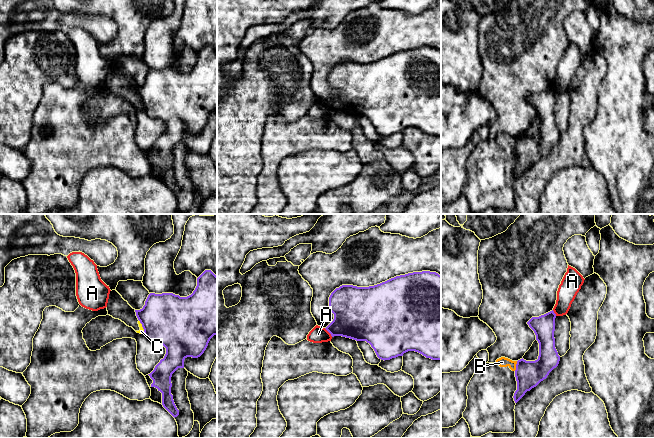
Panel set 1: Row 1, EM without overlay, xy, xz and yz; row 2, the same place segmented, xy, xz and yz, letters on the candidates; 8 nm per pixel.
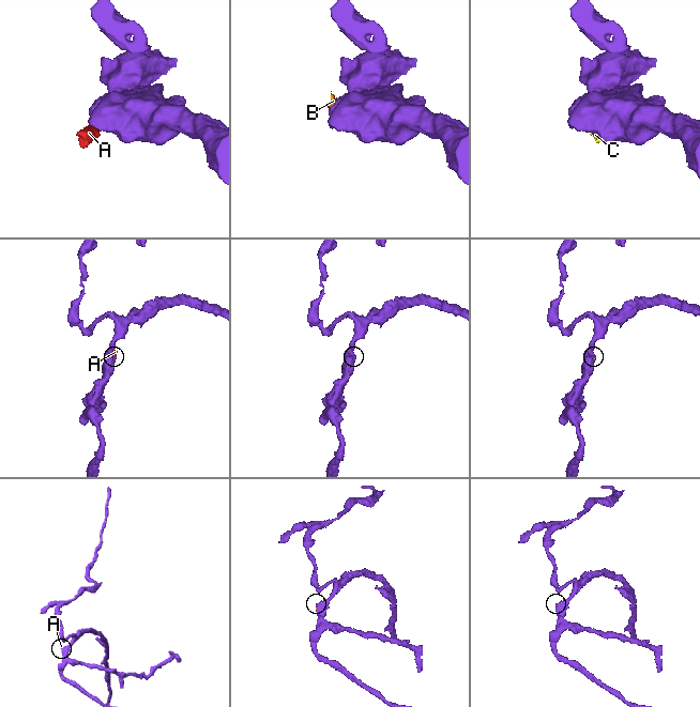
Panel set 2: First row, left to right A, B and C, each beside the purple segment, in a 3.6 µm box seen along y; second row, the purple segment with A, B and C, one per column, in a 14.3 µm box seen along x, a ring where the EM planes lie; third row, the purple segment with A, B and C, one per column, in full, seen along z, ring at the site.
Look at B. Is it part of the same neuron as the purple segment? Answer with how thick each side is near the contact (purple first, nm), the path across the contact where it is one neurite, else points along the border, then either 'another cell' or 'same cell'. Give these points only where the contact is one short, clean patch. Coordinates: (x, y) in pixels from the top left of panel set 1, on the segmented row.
220 nm thick on the purple side, 80 nm on the other; border along yz (517, 361), (514, 370); another cell

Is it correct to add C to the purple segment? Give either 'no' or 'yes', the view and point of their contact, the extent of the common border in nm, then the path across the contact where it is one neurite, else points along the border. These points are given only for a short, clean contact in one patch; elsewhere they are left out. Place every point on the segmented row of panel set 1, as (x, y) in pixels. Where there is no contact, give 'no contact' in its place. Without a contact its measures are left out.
no; contact xy (142, 326); length 120 nm; border xy (139, 320), (144, 333)

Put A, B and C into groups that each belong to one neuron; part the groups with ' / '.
A / B / C

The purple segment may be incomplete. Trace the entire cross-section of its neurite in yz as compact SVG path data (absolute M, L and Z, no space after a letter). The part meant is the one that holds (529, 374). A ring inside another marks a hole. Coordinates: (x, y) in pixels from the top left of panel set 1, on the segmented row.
M552 310L539 317L532 317L527 322L539 343L539 356L535 361L526 361L523 358L517 361L515 370L517 390L513 396L515 403L527 391L546 379L549 373L559 364L560 356L555 348L554 338L555 318L556 314Z

